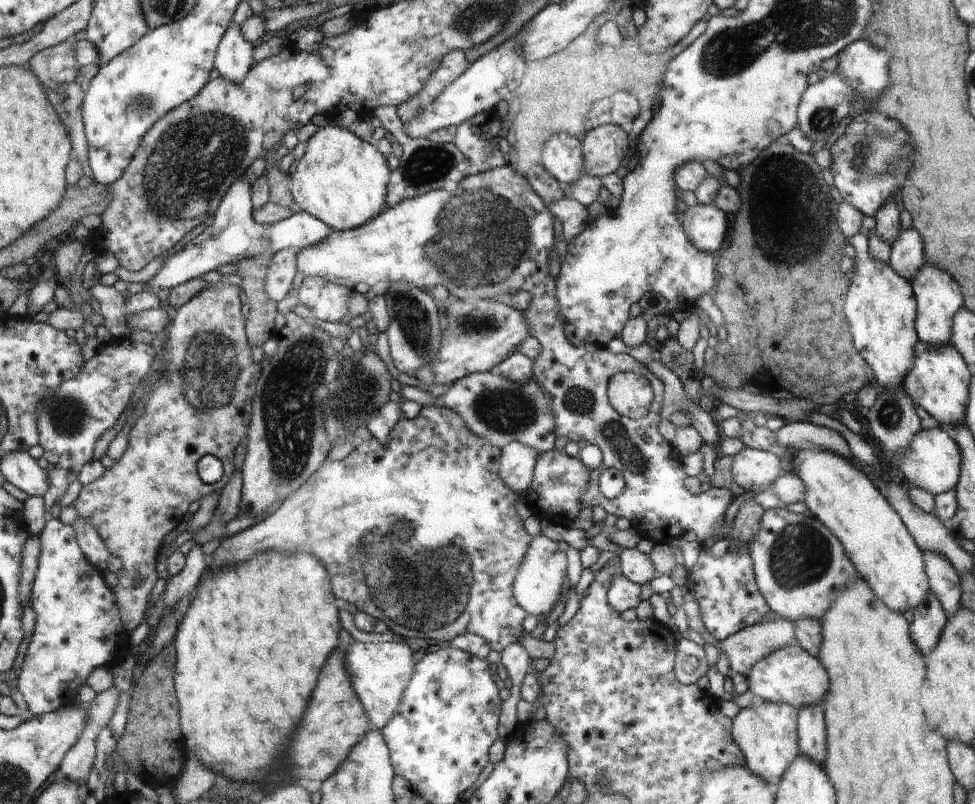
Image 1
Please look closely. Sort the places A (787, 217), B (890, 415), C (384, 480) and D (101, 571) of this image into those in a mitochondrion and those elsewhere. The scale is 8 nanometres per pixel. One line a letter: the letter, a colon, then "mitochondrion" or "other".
A: mitochondrion
B: mitochondrion
C: other
D: other

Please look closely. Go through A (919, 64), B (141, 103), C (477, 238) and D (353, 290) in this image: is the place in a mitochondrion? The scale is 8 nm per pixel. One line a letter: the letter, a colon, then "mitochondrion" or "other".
A: other
B: mitochondrion
C: mitochondrion
D: other

